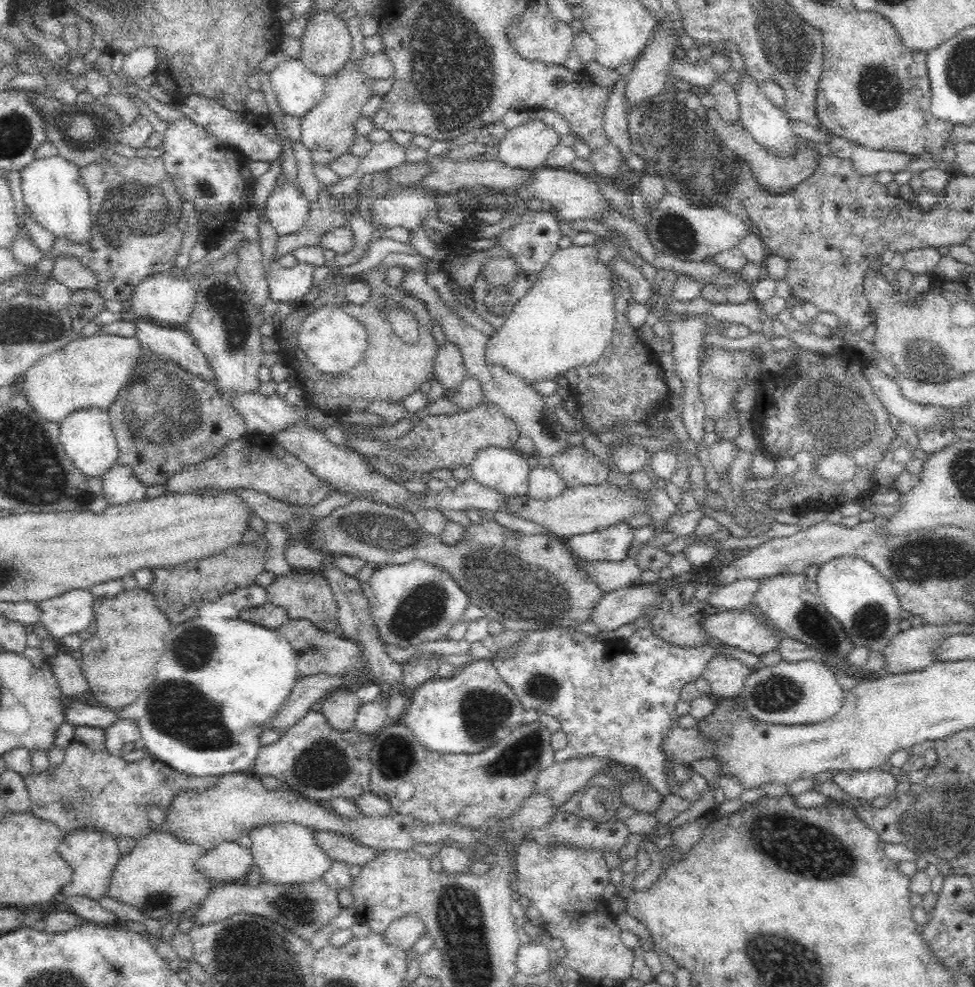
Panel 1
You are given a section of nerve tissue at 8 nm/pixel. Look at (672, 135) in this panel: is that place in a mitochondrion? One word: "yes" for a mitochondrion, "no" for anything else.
yes

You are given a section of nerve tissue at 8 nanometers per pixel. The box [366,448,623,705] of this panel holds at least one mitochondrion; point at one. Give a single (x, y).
(525, 589)

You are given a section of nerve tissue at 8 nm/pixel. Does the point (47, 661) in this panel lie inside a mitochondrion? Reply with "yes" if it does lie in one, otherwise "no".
no

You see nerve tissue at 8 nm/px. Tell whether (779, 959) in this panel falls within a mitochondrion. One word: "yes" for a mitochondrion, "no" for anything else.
yes

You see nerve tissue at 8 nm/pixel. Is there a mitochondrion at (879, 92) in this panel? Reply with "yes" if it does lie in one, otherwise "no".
yes

